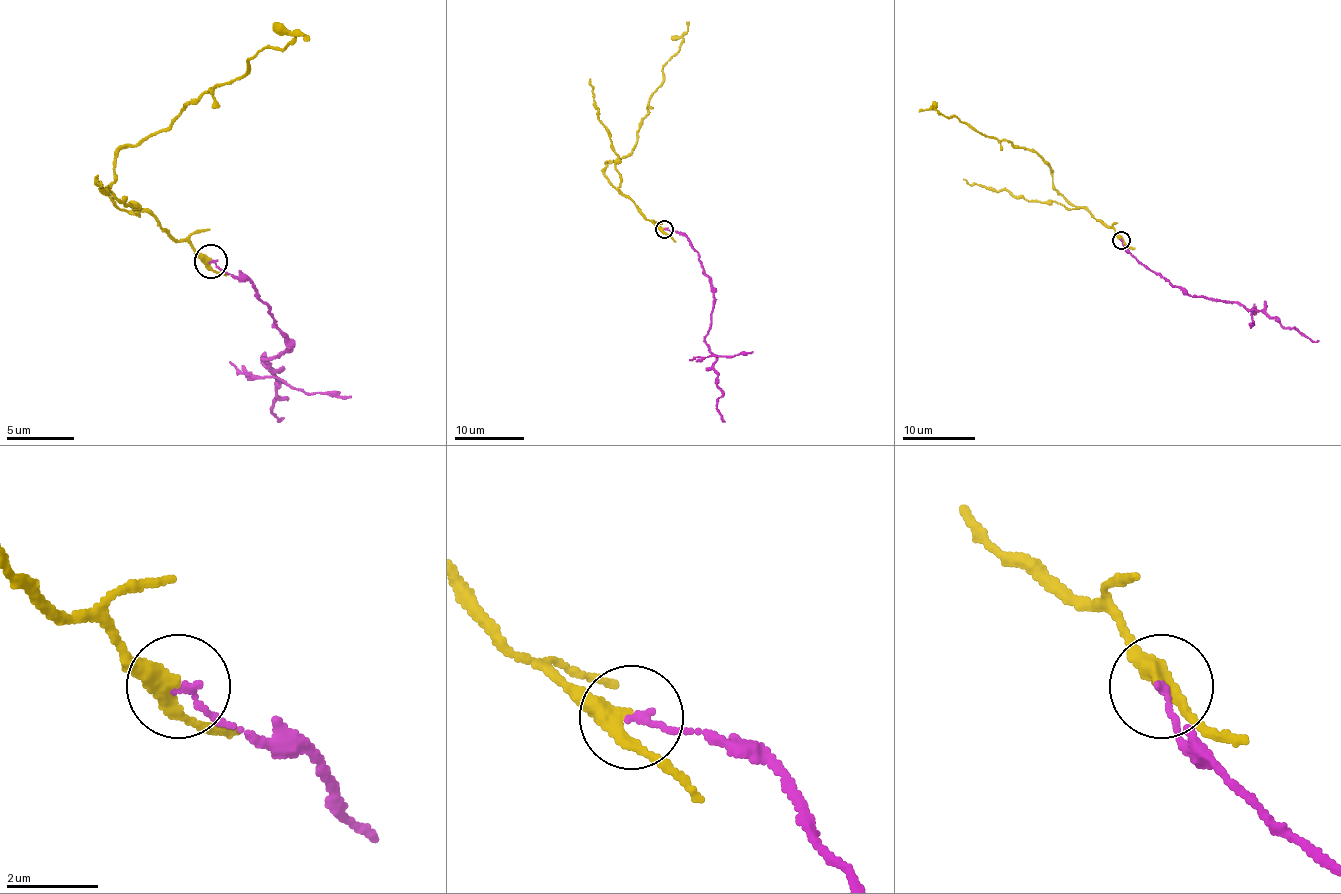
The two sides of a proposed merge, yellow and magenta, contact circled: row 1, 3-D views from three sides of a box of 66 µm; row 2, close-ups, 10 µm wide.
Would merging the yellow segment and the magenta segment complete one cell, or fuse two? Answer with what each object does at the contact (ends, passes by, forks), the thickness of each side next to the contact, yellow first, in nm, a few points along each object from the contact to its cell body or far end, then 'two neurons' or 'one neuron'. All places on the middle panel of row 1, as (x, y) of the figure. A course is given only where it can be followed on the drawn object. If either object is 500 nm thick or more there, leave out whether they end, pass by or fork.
yellow passes by | magenta ends | 320/160 nm | yellow via (664, 229), (609, 182), (605, 162), (625, 158), (636, 143), (651, 95), (689, 21) | magenta via (664, 229), (688, 239), (711, 281), (705, 344), (716, 357), (716, 409), (725, 422) | two neurons

